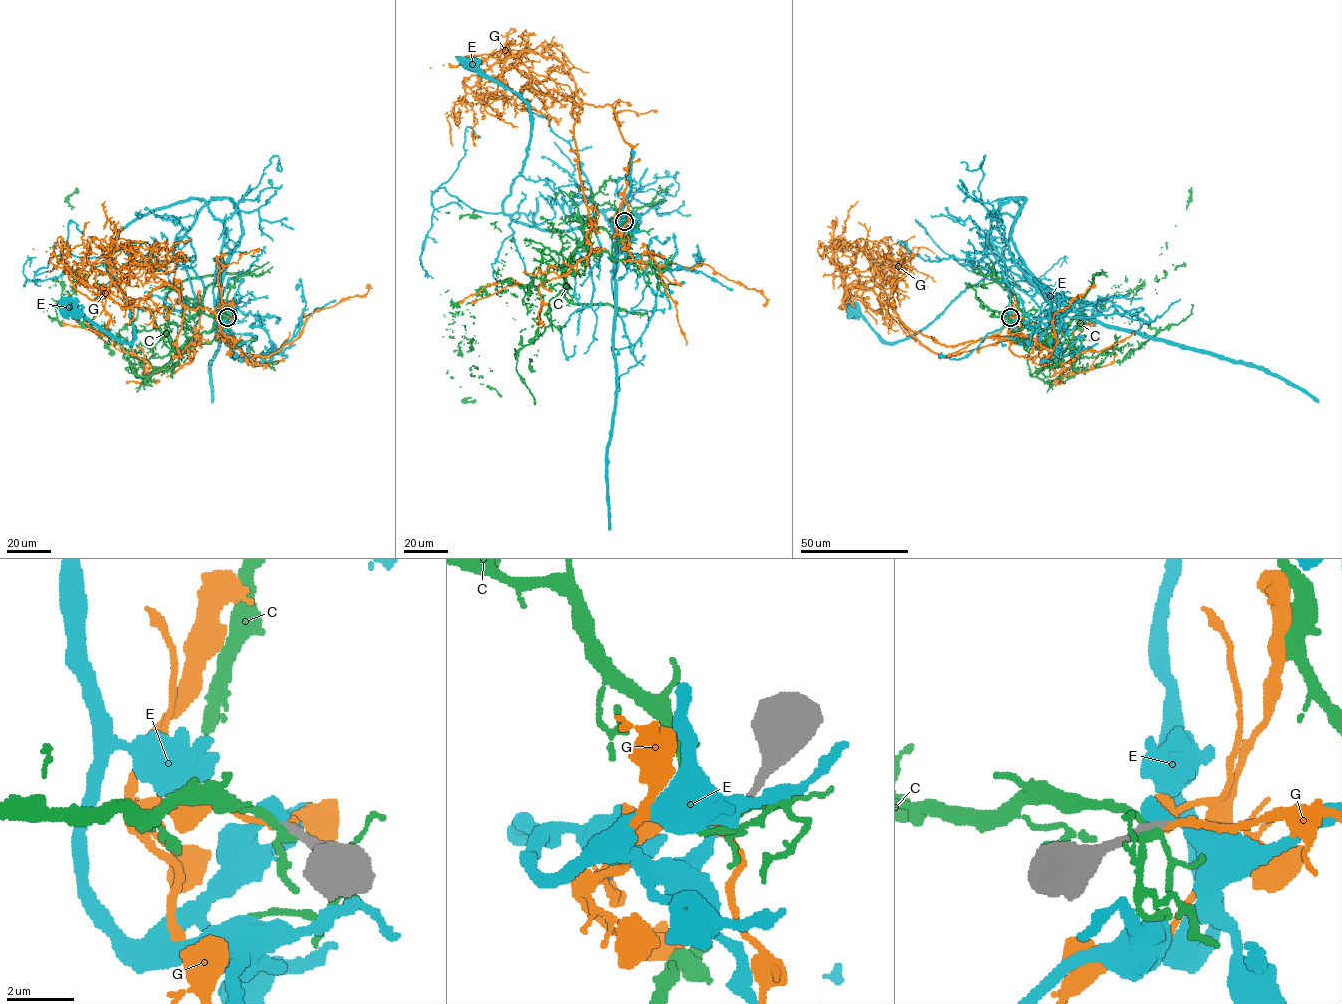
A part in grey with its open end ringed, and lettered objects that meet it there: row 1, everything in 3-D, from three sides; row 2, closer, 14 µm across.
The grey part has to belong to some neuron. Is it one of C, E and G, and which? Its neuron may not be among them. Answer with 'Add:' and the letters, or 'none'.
Add: none

